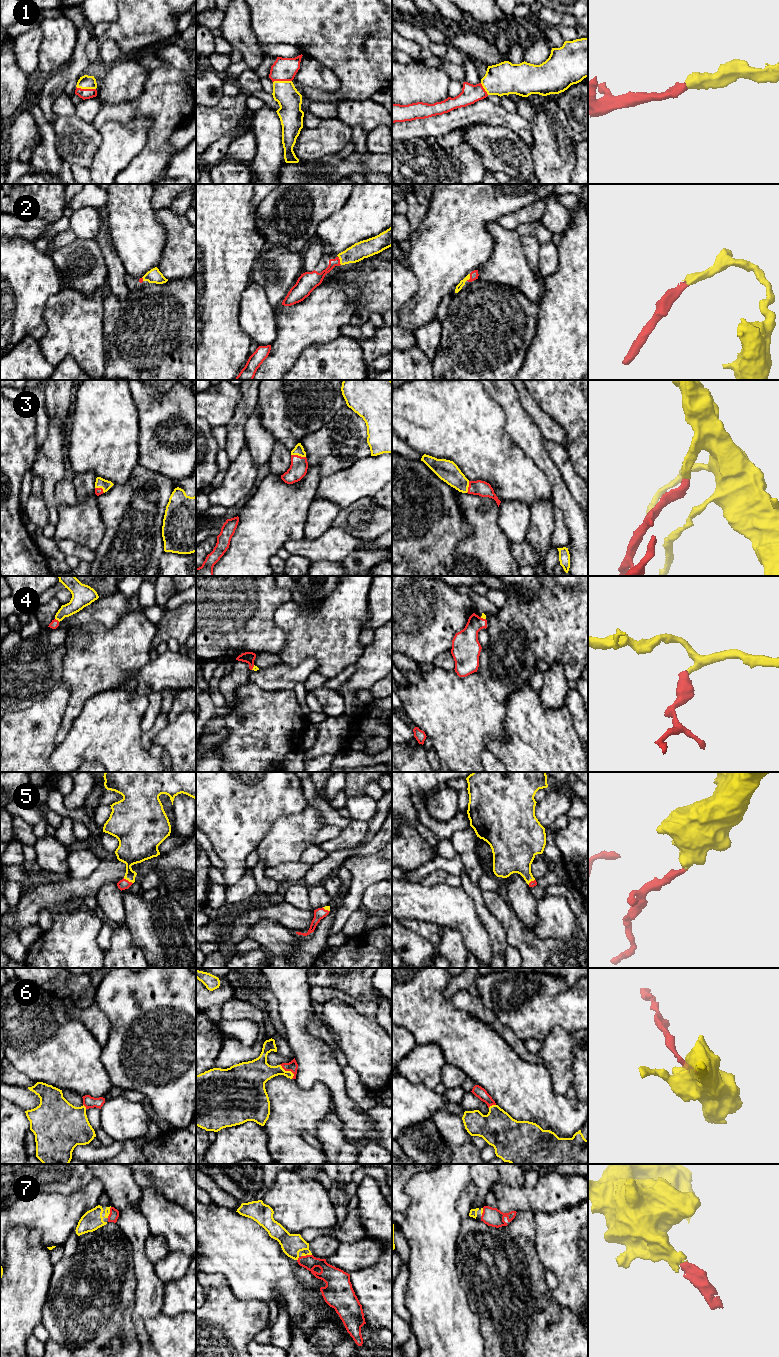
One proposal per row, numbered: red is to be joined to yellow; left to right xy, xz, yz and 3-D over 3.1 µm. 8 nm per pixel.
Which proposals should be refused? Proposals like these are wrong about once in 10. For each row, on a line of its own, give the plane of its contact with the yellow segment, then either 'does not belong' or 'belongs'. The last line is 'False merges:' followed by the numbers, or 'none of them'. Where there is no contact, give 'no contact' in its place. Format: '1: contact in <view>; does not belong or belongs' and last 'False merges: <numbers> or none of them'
1: contact in xy; belongs
2: contact in xz; belongs
3: contact in xz; belongs
4: contact in xy; belongs
5: contact in xy; belongs
6: contact in xz; belongs
7: contact in xy; belongs
False merges: none of them

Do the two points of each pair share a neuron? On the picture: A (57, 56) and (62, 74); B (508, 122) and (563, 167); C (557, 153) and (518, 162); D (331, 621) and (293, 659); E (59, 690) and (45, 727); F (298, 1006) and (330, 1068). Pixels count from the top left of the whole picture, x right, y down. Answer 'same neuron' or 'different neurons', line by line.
A: different neurons
B: different neurons
C: different neurons
D: same neuron
E: same neuron
F: same neuron

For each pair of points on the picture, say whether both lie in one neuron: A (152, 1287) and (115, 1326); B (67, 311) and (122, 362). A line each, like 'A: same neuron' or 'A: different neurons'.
A: different neurons
B: different neurons

